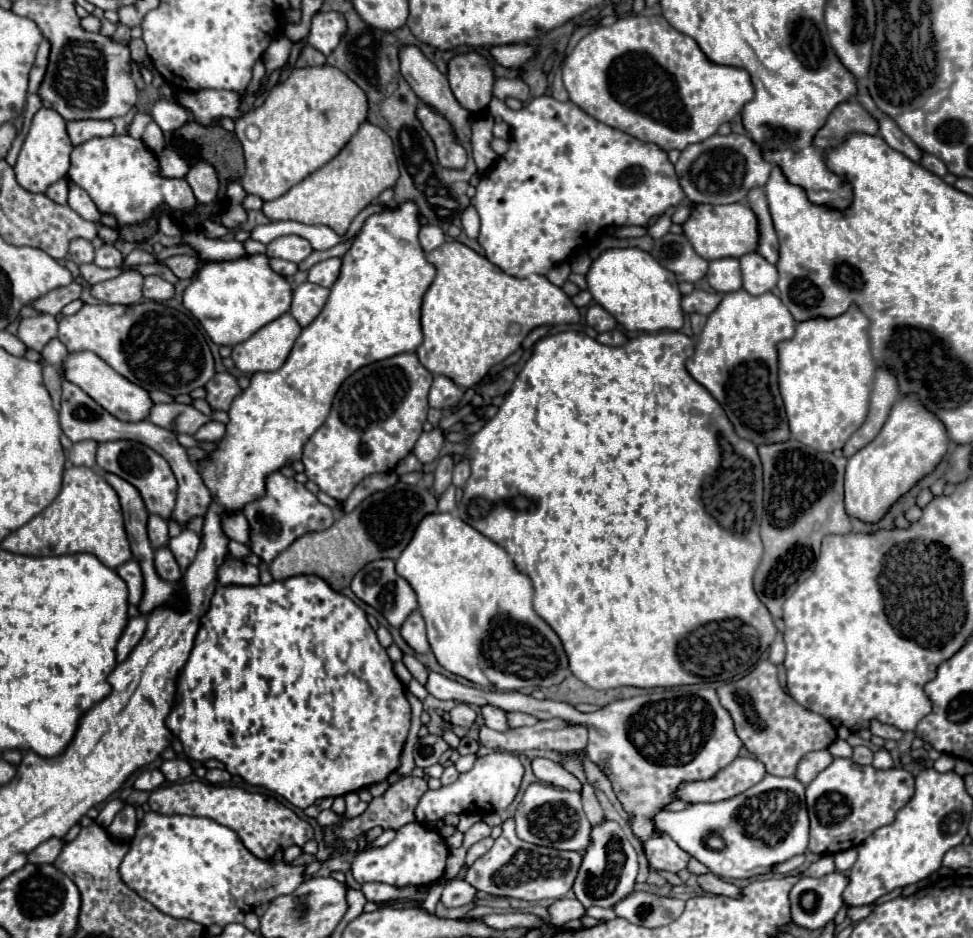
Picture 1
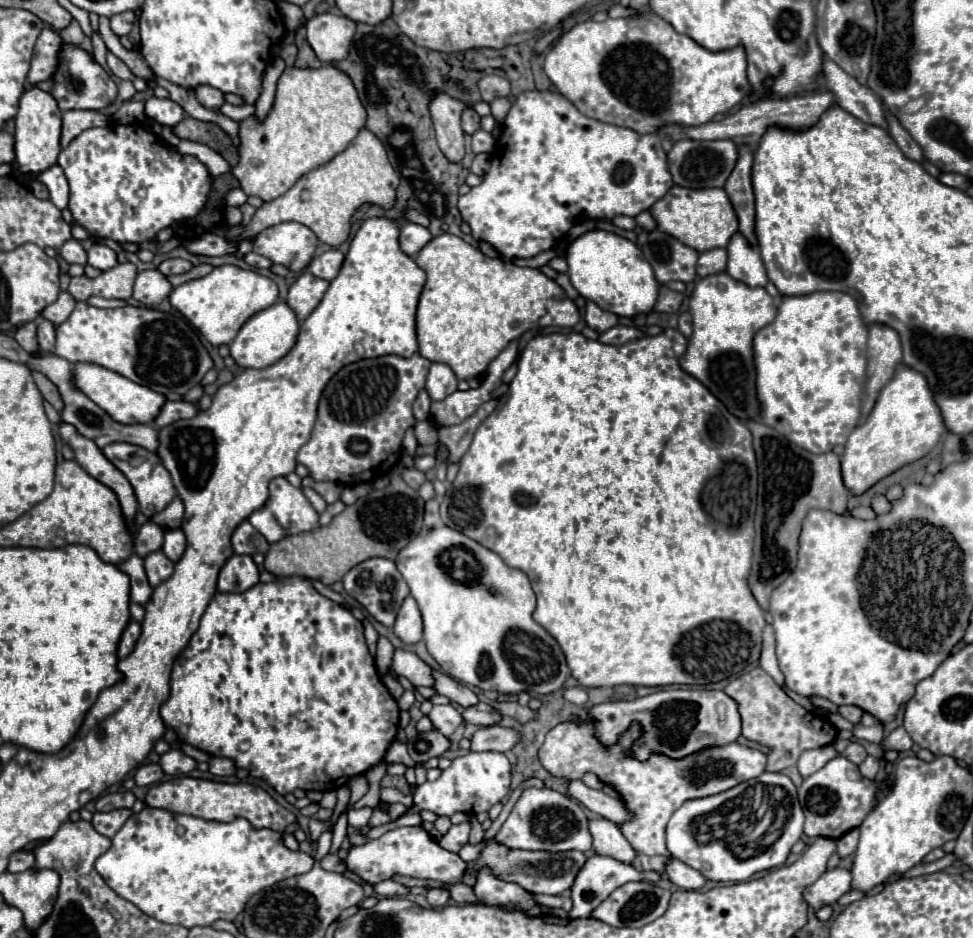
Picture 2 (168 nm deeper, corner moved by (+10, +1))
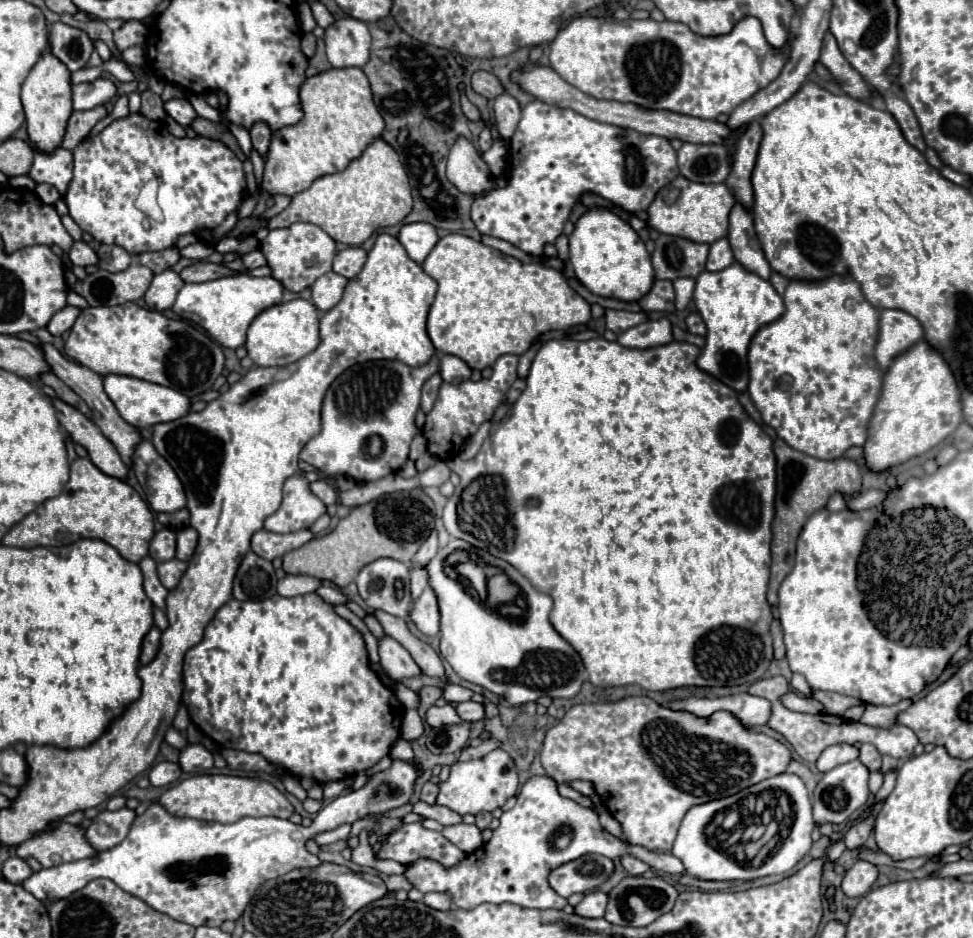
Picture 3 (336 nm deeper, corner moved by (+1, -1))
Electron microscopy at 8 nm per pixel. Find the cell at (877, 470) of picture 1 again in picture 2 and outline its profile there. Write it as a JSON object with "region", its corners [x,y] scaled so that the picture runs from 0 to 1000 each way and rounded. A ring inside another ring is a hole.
{"region":[[[923,390],[919,403],[906,414],[892,448],[878,456],[865,484],[865,512],[874,527],[884,529],[923,499],[950,488],[970,461],[968,443],[956,422],[952,403],[937,392]]]}

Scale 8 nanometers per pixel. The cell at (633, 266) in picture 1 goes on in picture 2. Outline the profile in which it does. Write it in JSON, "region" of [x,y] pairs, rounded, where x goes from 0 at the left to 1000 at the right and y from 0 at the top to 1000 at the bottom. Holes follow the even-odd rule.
{"region":[[[608,245],[592,254],[584,262],[584,294],[602,320],[613,322],[619,330],[625,330],[639,339],[654,339],[672,330],[678,303],[668,281],[664,281],[658,264],[647,256],[621,245]]]}

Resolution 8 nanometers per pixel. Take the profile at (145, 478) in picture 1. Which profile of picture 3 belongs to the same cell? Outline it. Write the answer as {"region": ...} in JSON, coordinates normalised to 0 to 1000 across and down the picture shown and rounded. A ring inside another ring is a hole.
{"region":[[[147,469],[141,475],[137,501],[159,546],[182,546],[190,542],[190,522],[186,512],[153,469]]]}

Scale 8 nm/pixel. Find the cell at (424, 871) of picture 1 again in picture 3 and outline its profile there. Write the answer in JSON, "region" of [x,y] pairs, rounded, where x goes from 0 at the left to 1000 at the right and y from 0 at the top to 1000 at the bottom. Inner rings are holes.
{"region":[[[433,876],[414,878],[412,885],[404,887],[392,902],[390,915],[402,915],[412,921],[422,921],[431,915],[443,915],[455,923],[468,923],[478,915],[478,908],[461,898],[453,887],[439,885]]]}

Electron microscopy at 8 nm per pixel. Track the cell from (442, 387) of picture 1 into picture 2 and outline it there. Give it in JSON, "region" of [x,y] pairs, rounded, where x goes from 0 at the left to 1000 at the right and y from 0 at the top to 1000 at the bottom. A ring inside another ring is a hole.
{"region":[[[444,388],[442,399],[438,403],[438,418],[440,418],[442,426],[446,426],[446,429],[456,426],[465,418],[469,418],[469,409],[471,409],[471,405],[469,405],[467,397],[462,394],[462,390]]]}

